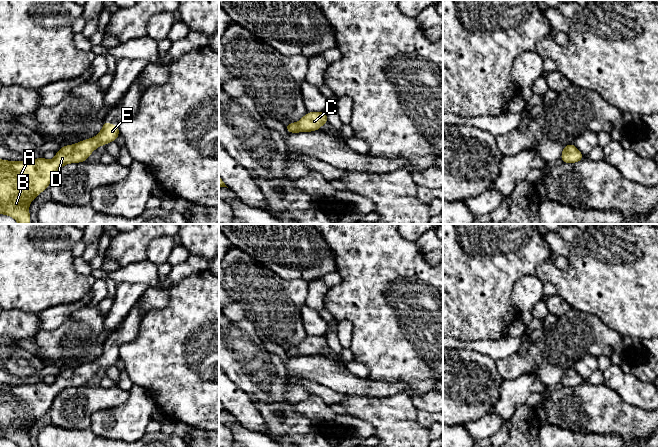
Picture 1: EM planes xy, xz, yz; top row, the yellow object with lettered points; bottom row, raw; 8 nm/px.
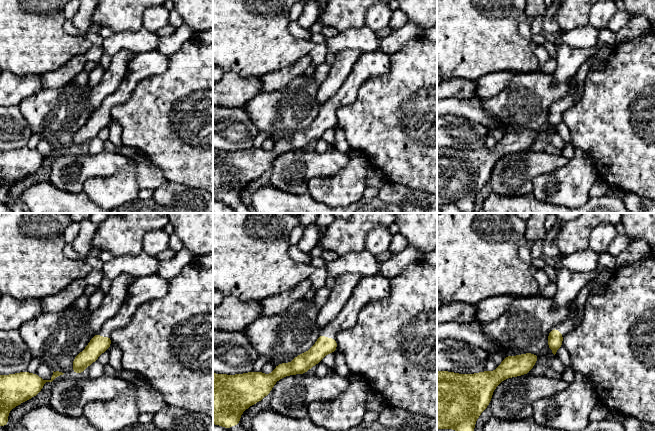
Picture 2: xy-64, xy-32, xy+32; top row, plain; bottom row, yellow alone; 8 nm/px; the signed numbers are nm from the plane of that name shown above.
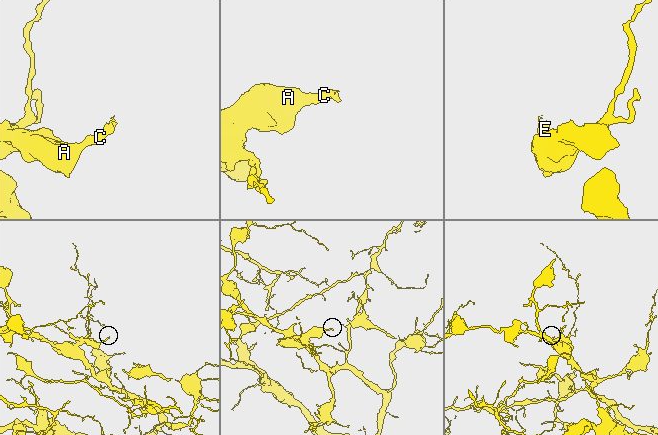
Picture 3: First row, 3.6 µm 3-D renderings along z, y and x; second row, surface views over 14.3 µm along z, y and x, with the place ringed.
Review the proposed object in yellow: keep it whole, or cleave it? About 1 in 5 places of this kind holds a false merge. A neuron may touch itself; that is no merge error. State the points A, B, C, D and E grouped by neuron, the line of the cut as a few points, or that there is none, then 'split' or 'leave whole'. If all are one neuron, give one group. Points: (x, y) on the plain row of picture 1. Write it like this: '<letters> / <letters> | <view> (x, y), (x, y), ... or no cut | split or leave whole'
A B C D E | no cut | leave whole

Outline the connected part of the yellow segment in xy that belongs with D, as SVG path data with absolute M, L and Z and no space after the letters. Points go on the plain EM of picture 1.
M103 346L102 354L91 363L79 365L75 369L62 370L53 384L40 381L34 384L7 385L0 383L0 438L13 441L18 447L30 447L29 428L51 407L56 395L69 387L87 385L90 378L101 369L116 365L119 360L119 349Z

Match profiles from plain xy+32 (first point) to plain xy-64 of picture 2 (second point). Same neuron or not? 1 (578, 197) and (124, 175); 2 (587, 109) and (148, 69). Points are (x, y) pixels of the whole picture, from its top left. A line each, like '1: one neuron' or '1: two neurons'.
1: one neuron
2: two neurons

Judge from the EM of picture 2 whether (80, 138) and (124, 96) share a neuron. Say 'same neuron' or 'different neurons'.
same neuron

